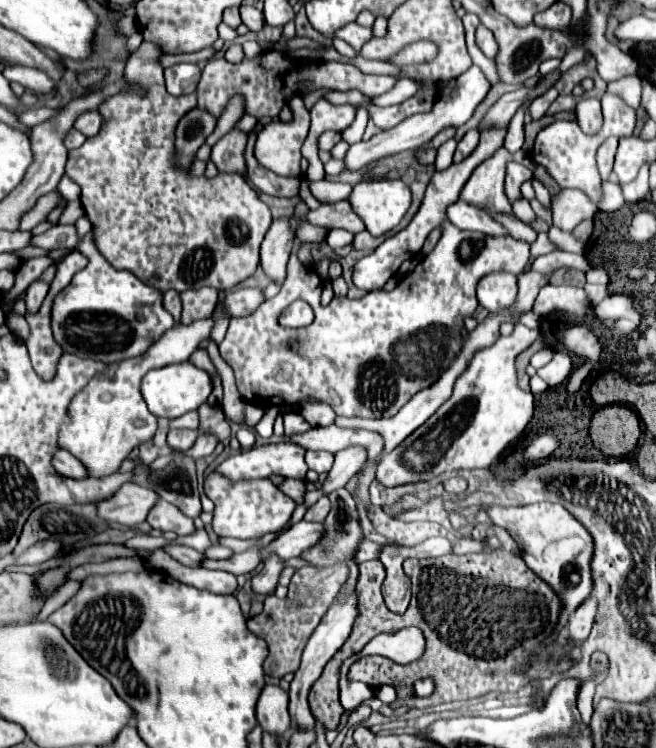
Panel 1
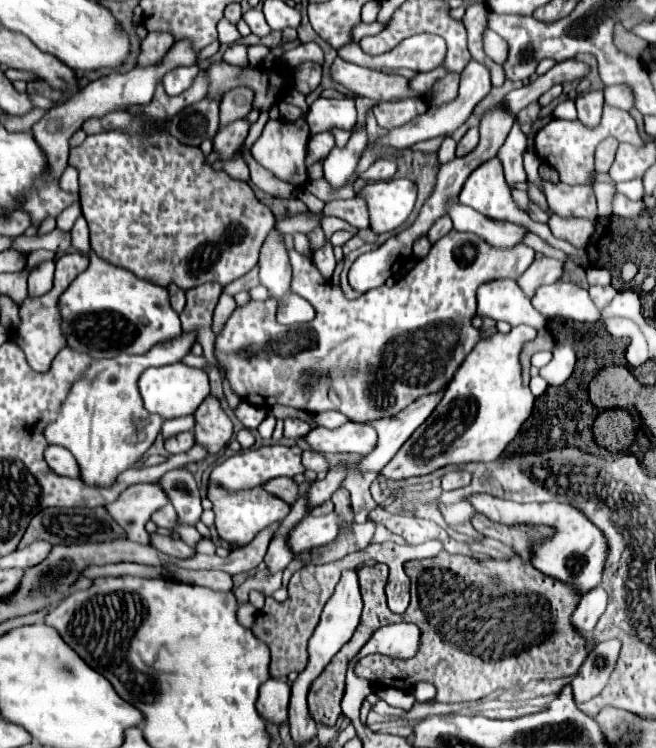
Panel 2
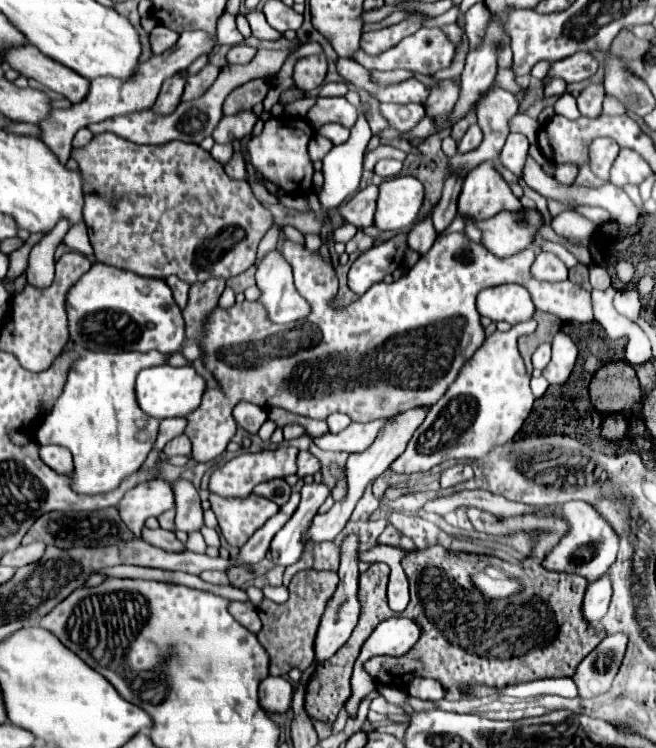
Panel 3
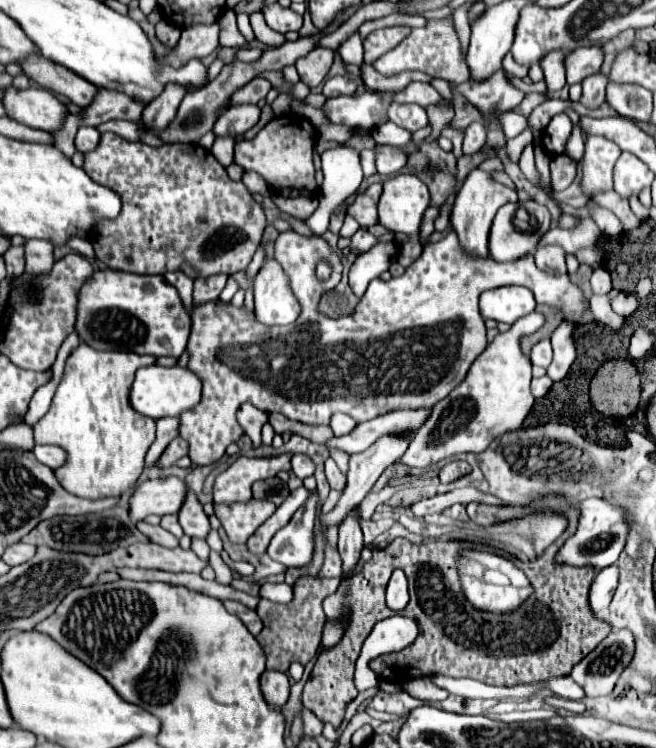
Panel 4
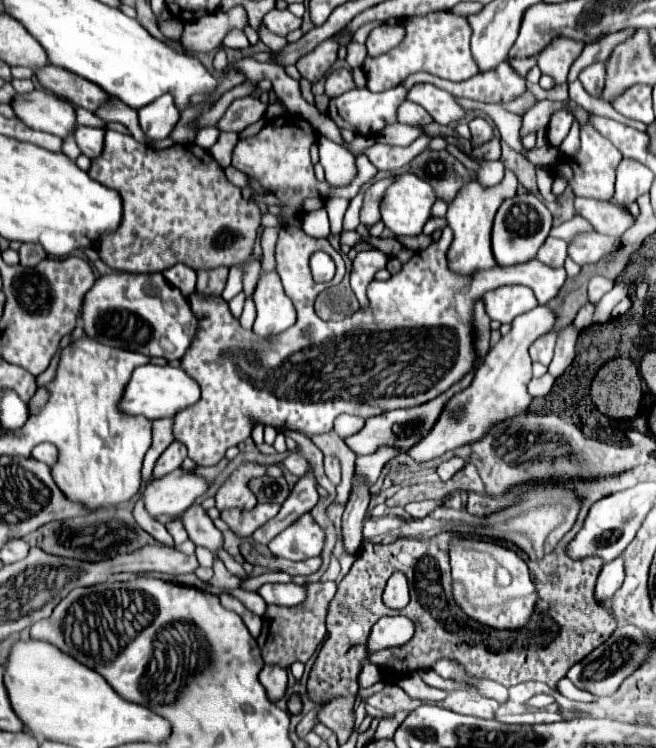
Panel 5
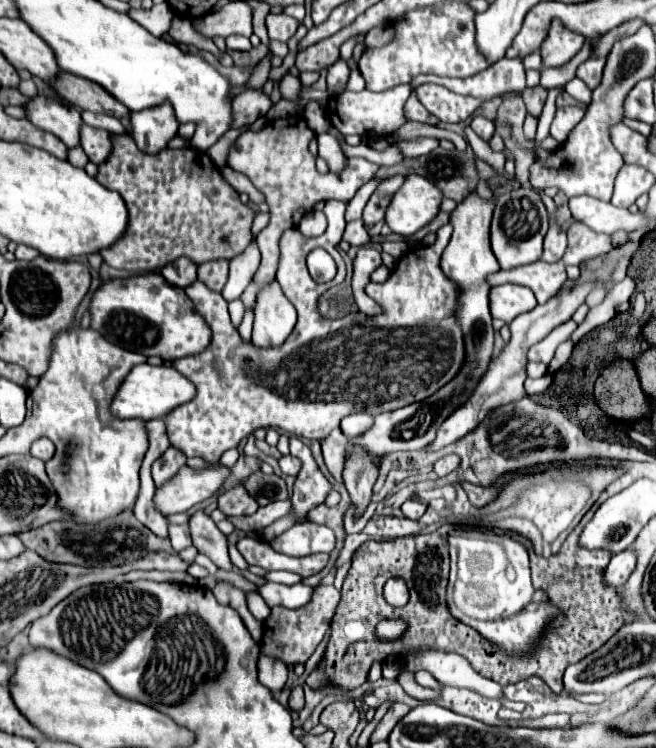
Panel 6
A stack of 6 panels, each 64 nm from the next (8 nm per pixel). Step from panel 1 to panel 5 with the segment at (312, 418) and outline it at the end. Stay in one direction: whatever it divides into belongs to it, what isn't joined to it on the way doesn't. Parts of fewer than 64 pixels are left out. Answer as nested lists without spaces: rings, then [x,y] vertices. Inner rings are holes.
[[[340,414],[334,422],[334,432],[340,436],[340,438],[348,438],[356,432],[360,432],[360,428],[366,424],[364,418],[360,416],[348,416],[348,414]]]

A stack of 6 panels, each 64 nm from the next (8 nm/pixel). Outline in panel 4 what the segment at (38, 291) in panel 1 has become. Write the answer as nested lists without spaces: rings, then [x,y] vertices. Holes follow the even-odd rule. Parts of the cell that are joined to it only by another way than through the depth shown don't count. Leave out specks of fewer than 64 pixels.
[[[26,240],[24,258],[28,274],[44,274],[54,264],[52,246],[46,244],[46,240]]]

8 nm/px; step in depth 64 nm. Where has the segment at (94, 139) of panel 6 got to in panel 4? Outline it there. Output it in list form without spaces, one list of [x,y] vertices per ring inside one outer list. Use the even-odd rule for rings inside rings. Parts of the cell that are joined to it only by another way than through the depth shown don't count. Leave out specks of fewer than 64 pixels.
[[[80,126],[78,134],[76,134],[76,148],[80,152],[92,152],[92,148],[96,148],[96,144],[100,142],[100,132],[96,132],[94,126]]]

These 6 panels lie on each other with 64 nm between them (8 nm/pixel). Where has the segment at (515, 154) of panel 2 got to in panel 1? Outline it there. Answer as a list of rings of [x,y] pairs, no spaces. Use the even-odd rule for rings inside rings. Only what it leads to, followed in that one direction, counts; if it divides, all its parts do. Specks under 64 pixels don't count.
[[[529,100],[525,102],[516,114],[514,114],[514,118],[510,120],[510,124],[508,124],[508,134],[506,134],[506,142],[504,142],[504,148],[510,152],[510,154],[514,154],[514,152],[518,152],[522,146],[524,146],[524,115],[525,109],[530,106],[533,100]],[[508,162],[506,166],[506,196],[510,202],[514,202],[516,198],[520,198],[520,184],[530,180],[532,172],[528,168],[524,168],[518,162]]]

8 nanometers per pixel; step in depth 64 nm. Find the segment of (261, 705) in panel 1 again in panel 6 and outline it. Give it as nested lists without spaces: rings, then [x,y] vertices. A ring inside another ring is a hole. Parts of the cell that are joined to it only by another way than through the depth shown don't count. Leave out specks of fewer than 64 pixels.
[[[260,654],[258,658],[258,680],[272,692],[280,692],[288,678],[288,666],[282,660],[272,660],[272,656]]]

